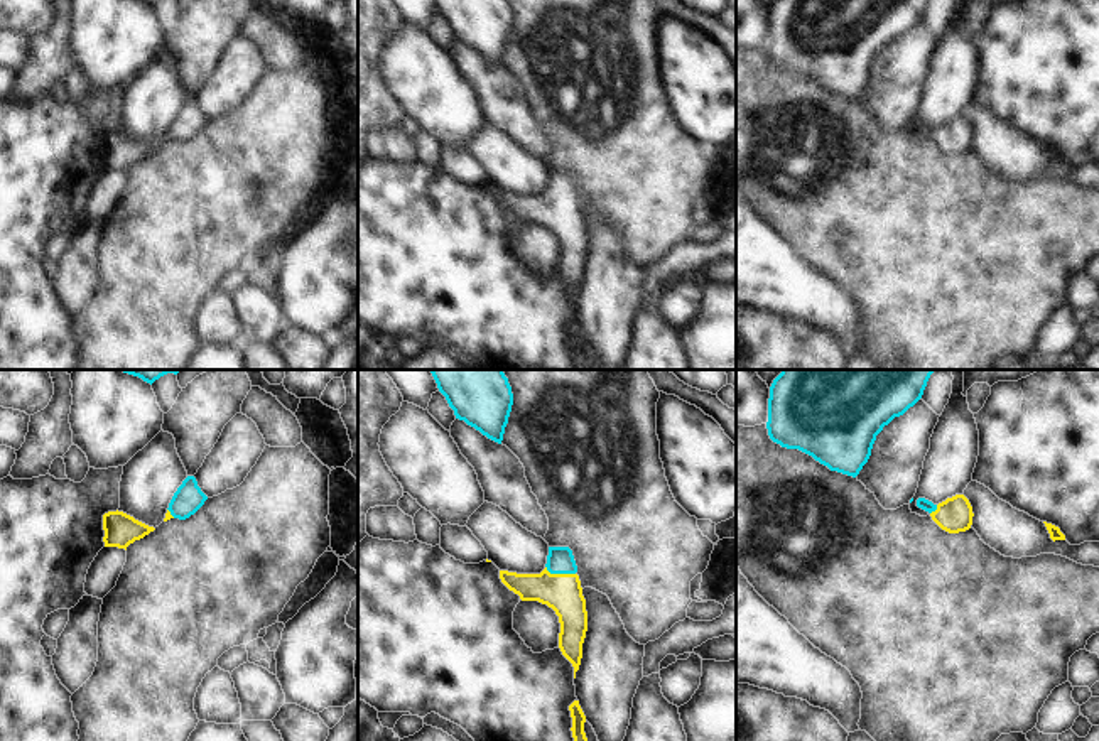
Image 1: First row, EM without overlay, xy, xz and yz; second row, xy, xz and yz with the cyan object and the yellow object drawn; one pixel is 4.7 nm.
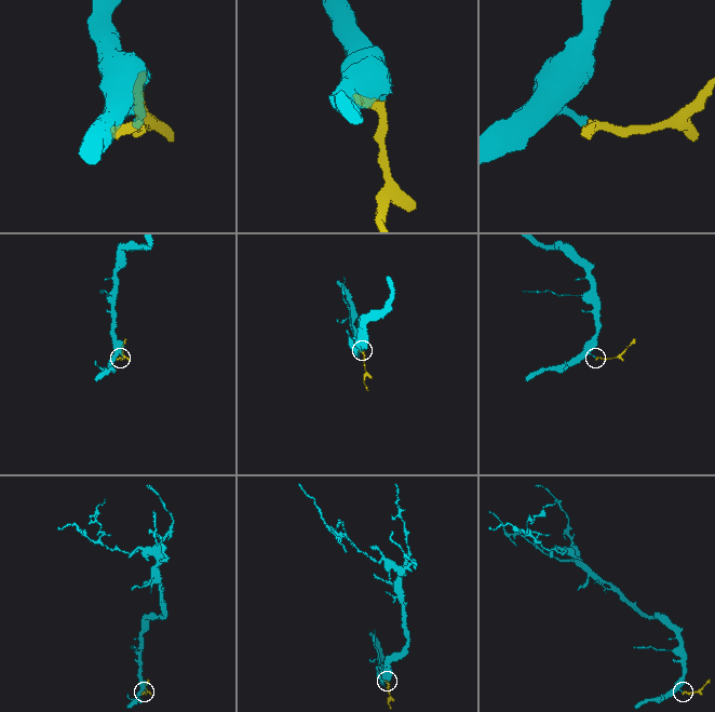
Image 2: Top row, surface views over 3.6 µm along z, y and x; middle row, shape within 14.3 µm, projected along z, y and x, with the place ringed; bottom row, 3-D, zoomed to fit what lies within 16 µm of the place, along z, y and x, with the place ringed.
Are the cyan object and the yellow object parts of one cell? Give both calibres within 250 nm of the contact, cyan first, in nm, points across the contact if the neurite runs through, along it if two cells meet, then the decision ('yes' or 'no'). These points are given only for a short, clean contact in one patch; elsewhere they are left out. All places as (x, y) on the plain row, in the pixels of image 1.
calibres 130 and 180 nm; way xz (559, 183), (559, 194), (563, 215); yes

